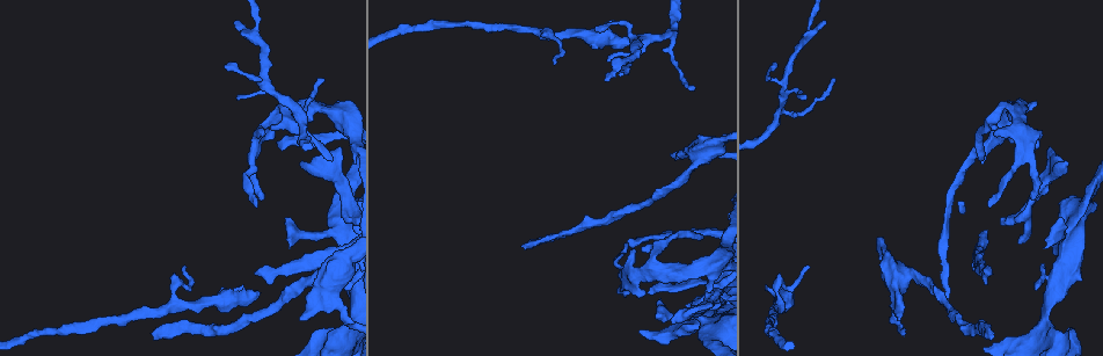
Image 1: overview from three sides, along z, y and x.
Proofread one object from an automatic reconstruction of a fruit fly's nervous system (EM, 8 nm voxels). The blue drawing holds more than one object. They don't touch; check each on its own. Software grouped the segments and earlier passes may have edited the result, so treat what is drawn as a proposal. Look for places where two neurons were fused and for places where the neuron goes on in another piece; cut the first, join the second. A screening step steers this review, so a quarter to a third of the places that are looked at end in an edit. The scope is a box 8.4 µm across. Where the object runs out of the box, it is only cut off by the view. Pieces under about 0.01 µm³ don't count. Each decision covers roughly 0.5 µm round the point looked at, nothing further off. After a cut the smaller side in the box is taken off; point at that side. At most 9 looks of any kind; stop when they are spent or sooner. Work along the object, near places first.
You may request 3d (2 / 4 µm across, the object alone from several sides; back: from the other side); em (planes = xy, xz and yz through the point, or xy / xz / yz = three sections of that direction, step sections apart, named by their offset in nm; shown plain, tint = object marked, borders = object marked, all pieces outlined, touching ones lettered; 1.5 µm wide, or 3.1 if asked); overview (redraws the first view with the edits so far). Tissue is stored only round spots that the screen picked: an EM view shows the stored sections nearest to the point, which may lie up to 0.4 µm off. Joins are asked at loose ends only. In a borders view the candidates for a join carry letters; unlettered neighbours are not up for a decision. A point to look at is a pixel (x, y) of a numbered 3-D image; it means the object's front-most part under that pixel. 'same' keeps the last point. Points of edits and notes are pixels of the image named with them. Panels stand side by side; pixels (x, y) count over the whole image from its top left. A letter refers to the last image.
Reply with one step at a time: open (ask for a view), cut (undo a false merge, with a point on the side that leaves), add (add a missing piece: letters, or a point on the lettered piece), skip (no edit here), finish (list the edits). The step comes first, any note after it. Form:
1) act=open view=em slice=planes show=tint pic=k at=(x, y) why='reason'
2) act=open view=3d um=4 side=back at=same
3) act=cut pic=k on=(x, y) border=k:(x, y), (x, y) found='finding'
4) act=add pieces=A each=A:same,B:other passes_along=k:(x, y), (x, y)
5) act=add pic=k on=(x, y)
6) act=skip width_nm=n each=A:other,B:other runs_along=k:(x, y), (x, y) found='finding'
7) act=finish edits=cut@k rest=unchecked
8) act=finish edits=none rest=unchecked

act=open view=3d um=2 side=back pic=1 at=(153, 340)

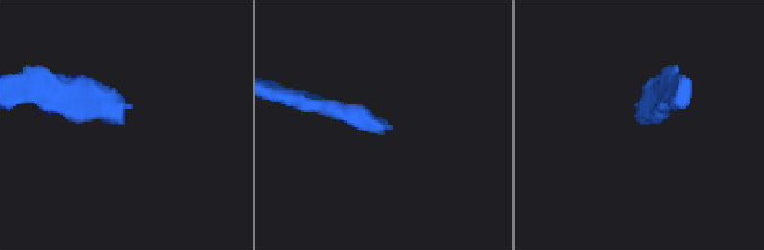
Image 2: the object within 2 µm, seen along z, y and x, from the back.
act=open view=em slice=xy step=8 show=tint pic=2 at=(381, 126)

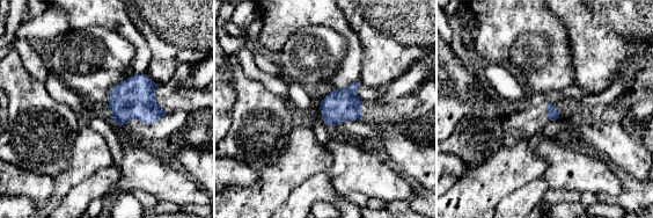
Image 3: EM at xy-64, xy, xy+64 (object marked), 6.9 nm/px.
act=open view=em slice=planes show=borders at=same

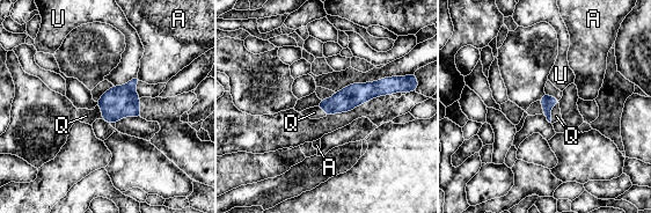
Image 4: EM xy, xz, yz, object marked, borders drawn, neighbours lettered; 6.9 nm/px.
act=add pieces=Q width_nm=90 each=A:other,Q:same,U:other passes_along=4:(547, 101), (550, 111), (556, 116) found='it goes on there'

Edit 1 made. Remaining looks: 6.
act=open view=overview

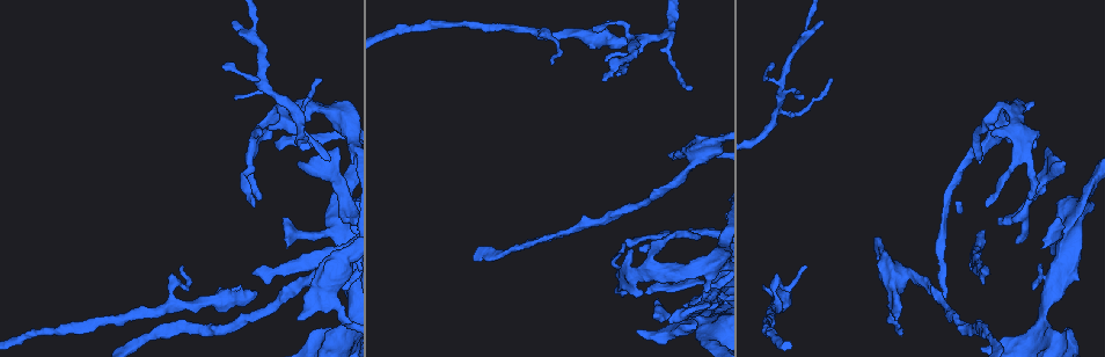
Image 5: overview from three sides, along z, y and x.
act=open view=em slice=planes show=borders pic=5 at=(993, 135) why='an open end'

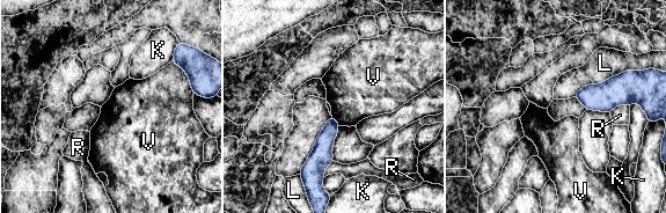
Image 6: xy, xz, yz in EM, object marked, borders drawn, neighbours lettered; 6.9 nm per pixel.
act=skip each=K:other,L:other,R:other,V:other border=6:(331, 115), (339, 125) found='no lettered piece goes on from it'

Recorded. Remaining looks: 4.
act=open view=3d um=2 side=back pic=5 at=(592, 29)

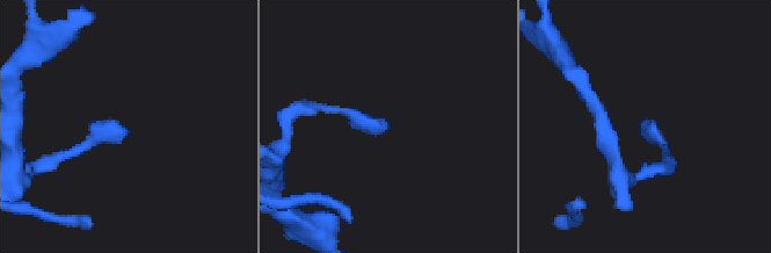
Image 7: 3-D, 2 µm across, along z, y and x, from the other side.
act=open view=em slice=xz step=8 show=borders pic=7 at=(384, 131) why='shape alone is not enough'

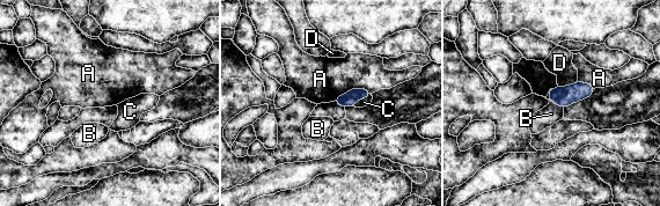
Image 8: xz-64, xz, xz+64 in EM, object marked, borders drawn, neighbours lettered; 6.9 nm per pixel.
act=open view=em slice=planes show=borders at=same

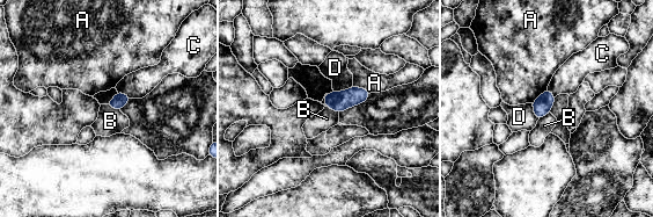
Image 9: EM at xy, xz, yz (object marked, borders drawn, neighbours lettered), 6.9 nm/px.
act=skip width_nm=90 each=A:other,B:other,C:other,D:other border=9:(107, 103), (119, 110) found='none of them fits'

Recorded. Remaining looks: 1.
act=finish edits=add@4 rest=unchecked

